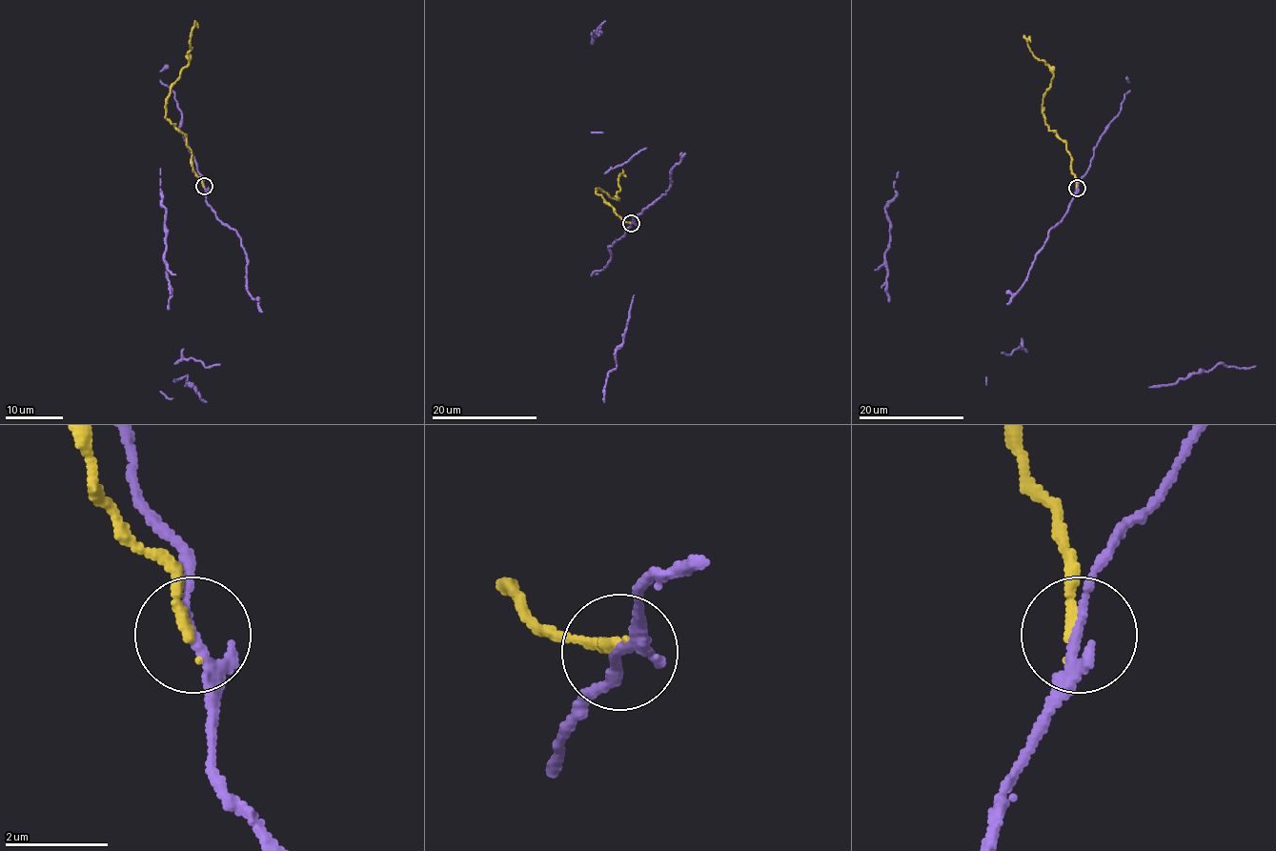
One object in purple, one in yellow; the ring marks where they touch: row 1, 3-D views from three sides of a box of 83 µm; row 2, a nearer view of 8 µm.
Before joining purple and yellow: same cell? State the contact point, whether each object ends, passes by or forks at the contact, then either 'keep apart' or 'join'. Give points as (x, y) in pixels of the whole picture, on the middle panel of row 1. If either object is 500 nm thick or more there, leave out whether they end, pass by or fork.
at (631, 223); purple forks there; yellow ends there; keep apart

